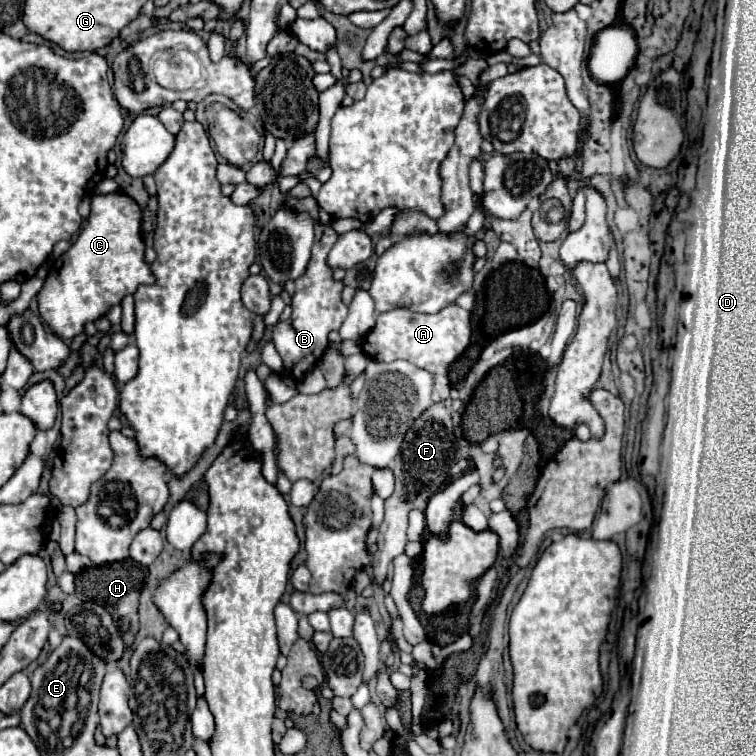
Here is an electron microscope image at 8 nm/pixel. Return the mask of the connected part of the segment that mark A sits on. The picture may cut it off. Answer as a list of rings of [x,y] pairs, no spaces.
[[[451,304],[437,314],[417,314],[407,308],[395,308],[395,310],[389,310],[389,312],[383,312],[377,316],[377,324],[373,326],[373,330],[367,332],[365,338],[361,338],[361,348],[369,358],[373,358],[377,362],[393,362],[393,360],[403,358],[431,374],[445,374],[448,372],[451,362],[454,362],[470,345],[471,335],[470,312],[463,310],[457,304]]]

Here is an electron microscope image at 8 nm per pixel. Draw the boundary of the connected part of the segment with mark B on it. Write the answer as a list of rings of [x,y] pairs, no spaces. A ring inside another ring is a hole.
[[[313,196],[307,198],[289,198],[291,202],[295,202],[295,206],[303,206],[303,210],[307,210],[307,214],[311,214],[311,220],[315,222],[315,242],[313,242],[313,256],[311,262],[307,266],[307,272],[295,280],[295,296],[293,296],[293,314],[289,320],[279,322],[273,328],[273,344],[277,348],[277,352],[283,356],[285,362],[285,374],[289,376],[303,376],[305,372],[309,372],[325,354],[329,340],[327,334],[331,330],[341,328],[345,316],[347,316],[347,306],[341,302],[341,290],[343,290],[343,282],[333,278],[333,268],[327,264],[327,254],[333,248],[333,244],[337,242],[337,232],[333,230],[331,222],[321,224],[319,220],[319,204]]]

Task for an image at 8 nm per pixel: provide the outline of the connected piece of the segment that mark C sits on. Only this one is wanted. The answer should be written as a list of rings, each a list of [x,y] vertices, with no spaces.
[[[123,192],[93,196],[85,228],[65,252],[65,260],[51,266],[43,288],[37,292],[39,314],[55,336],[67,340],[81,334],[87,322],[95,322],[111,306],[121,304],[121,300],[127,294],[133,294],[139,284],[155,282],[149,264],[143,262],[145,244],[141,220],[143,212],[131,196]]]

